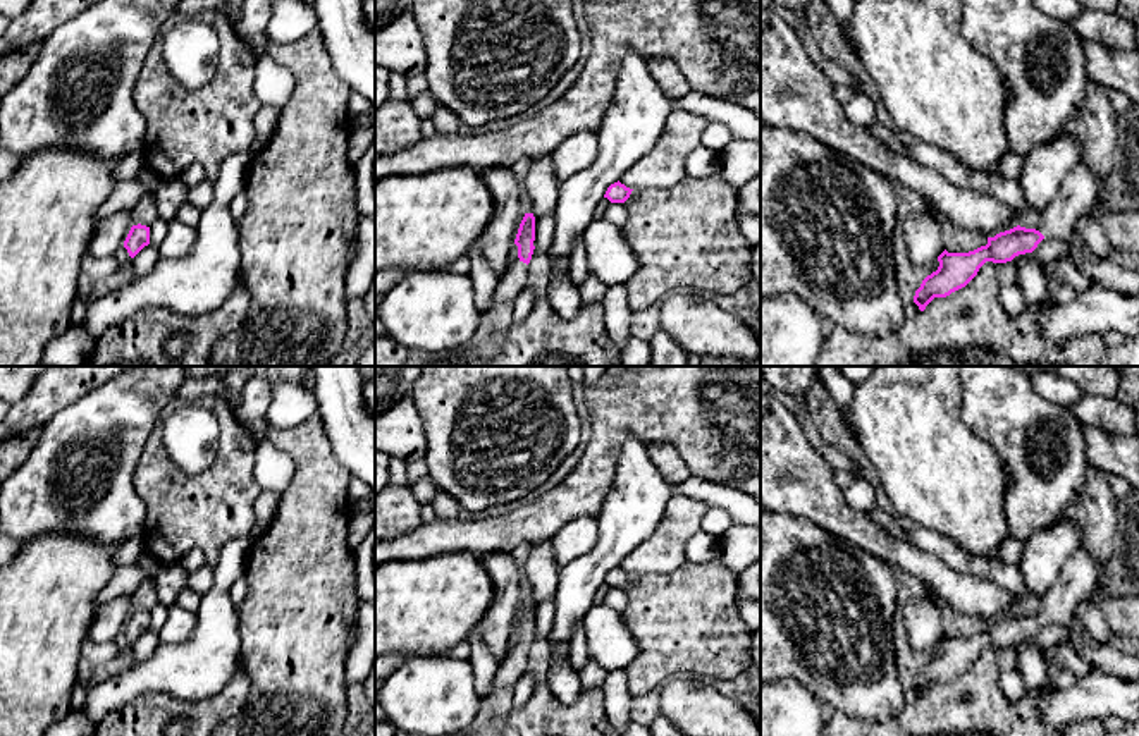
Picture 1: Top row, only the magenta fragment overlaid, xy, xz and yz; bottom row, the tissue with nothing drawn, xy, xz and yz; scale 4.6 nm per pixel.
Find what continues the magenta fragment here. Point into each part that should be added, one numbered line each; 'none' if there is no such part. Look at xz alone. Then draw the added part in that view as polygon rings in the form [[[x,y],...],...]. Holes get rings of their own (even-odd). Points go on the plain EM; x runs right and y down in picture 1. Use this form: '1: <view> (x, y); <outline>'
1: xz (515, 664); [[[516,641],[508,648],[504,660],[497,667],[492,681],[492,691],[513,688],[514,683],[526,672],[526,667],[528,650]]]

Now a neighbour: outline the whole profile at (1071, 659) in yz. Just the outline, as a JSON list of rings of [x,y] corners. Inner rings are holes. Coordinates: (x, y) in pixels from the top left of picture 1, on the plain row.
[[[1070,643],[1058,647],[1058,657],[1065,669],[1070,669],[1077,678],[1087,676],[1091,672],[1089,665],[1077,653],[1077,648]]]

